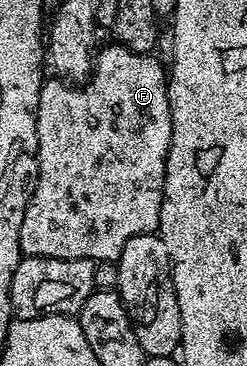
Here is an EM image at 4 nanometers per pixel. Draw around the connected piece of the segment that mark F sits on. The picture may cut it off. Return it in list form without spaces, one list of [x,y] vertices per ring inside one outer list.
[[[109,42],[101,47],[94,57],[92,74],[79,86],[63,78],[45,79],[38,98],[36,129],[38,130],[38,178],[26,214],[22,218],[20,251],[24,256],[45,256],[46,258],[70,258],[71,260],[114,260],[119,261],[126,242],[135,236],[155,233],[160,227],[160,211],[164,201],[164,175],[166,158],[172,141],[172,115],[168,97],[169,73],[155,60],[155,55],[135,52],[125,44]]]

